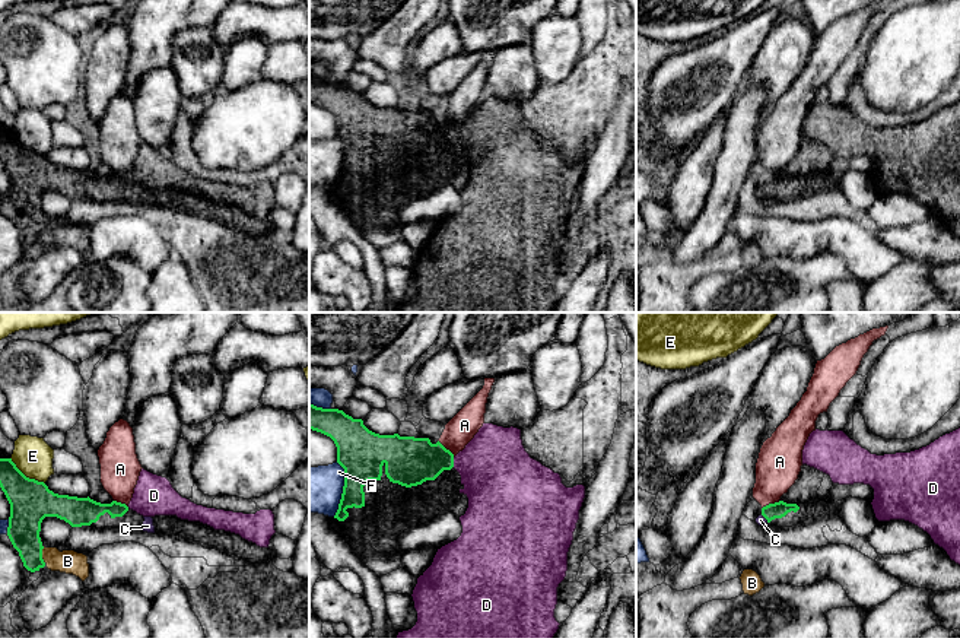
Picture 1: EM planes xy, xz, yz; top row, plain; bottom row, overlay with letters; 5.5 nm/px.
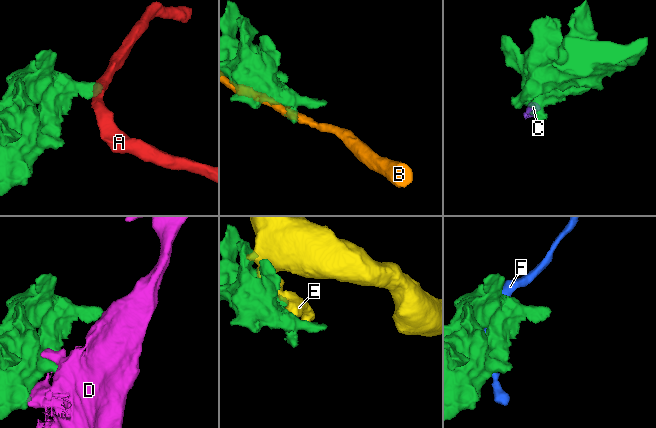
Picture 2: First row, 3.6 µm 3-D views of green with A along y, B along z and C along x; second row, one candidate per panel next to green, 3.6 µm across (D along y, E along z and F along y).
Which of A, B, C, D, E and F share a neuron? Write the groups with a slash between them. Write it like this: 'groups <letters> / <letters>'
groups A / B / C / D / E / F

